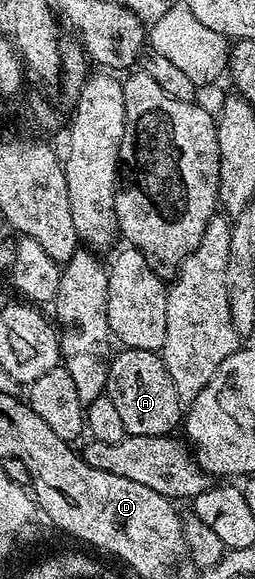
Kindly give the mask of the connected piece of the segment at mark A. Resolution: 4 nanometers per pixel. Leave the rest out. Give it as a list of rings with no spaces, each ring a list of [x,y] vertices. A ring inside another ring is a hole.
[[[124,347],[117,355],[115,352],[108,365],[106,393],[114,401],[127,434],[172,435],[175,427],[181,426],[182,400],[170,381],[163,354],[133,347]]]

